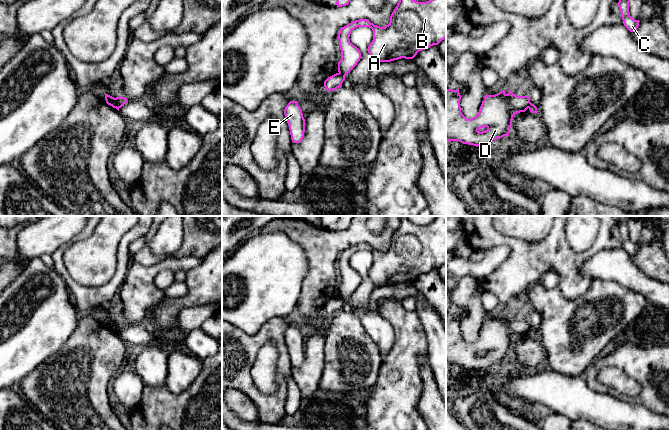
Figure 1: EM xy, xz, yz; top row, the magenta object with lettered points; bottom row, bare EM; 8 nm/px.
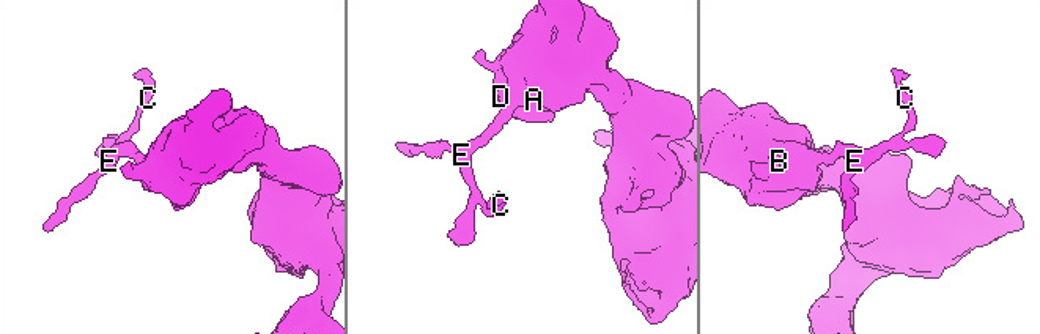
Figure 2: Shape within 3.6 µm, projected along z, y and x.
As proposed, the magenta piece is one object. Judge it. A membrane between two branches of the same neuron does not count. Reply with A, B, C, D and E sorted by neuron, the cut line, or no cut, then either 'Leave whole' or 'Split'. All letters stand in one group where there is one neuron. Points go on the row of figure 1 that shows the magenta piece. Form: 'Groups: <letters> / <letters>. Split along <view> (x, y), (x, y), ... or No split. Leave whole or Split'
Groups: A B D / C E. Split along xy (114, 98), (118, 108). Split

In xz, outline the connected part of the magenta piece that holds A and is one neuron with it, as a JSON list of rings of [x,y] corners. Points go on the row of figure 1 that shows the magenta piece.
[[[399,0],[385,27],[374,25],[367,19],[342,27],[337,36],[341,50],[338,72],[344,76],[361,59],[361,52],[349,39],[357,27],[372,29],[373,40],[367,51],[377,63],[413,59],[419,51],[438,45],[446,38],[446,0]]]

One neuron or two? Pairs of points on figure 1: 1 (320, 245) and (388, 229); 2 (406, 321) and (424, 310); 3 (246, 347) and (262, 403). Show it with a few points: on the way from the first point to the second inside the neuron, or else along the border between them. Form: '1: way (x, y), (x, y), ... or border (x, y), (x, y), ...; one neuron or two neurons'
1: way (337, 241), (349, 237), (371, 237); one neuron
2: border (414, 310), (418, 314), (427, 336); two neurons
3: way (242, 361), (242, 381), (250, 389); one neuron

